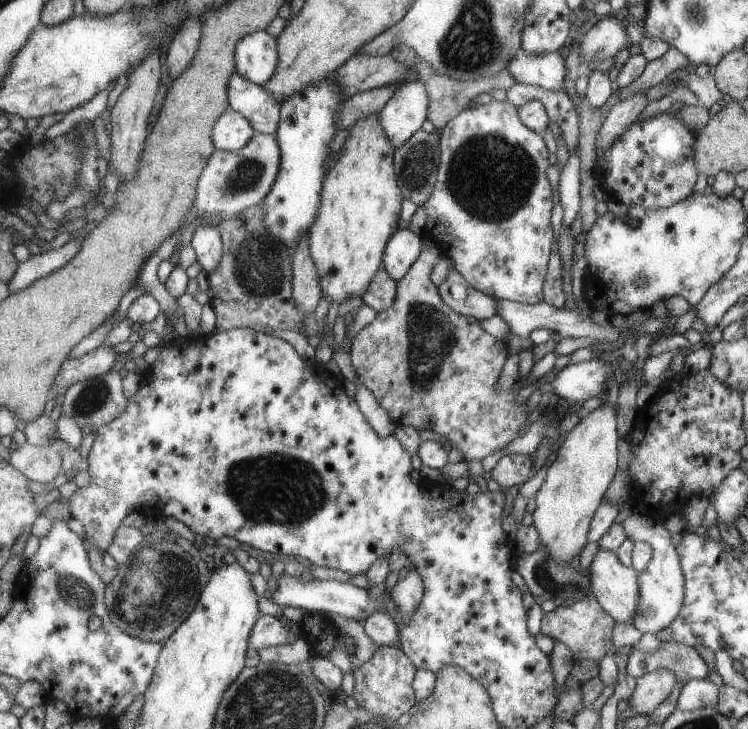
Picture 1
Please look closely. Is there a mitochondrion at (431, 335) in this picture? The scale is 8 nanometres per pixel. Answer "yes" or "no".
yes

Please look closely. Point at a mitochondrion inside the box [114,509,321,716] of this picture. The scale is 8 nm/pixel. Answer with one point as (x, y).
(150, 599)

